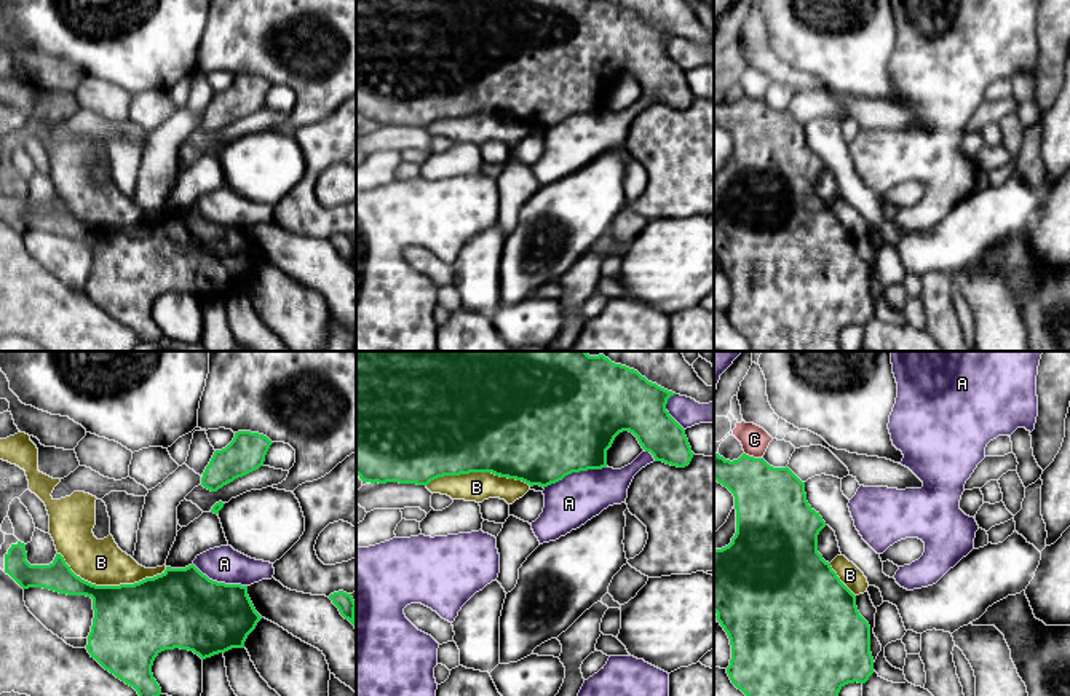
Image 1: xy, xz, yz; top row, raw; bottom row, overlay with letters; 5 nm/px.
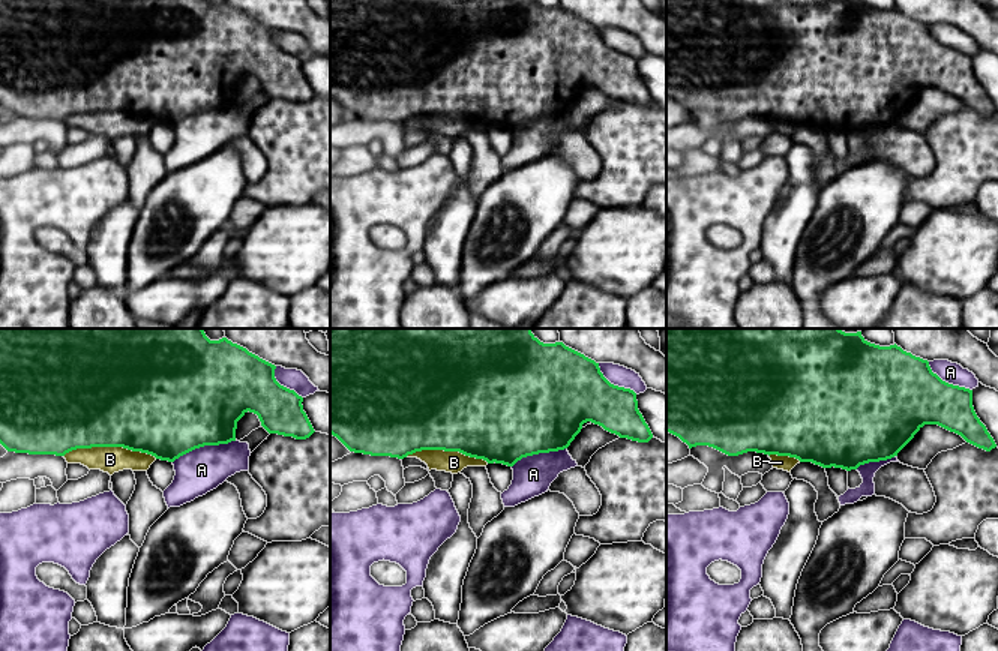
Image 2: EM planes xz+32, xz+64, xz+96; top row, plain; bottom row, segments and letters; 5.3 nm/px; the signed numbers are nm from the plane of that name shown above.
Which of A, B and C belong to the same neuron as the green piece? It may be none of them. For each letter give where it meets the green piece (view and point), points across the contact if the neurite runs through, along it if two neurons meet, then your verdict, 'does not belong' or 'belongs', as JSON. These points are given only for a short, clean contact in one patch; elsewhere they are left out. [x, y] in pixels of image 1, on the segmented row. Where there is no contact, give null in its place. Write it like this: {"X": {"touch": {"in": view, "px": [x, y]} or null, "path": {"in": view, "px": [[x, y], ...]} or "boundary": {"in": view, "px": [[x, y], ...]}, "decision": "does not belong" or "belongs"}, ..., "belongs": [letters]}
{"A": {"touch": {"in": "xz", "px": [575, 471]}, "decision": "does not belong"}, "B": {"touch": {"in": "xy", "px": [110, 586]}, "decision": "does not belong"}, "C": {"touch": {"in": "yz", "px": [752, 457]}, "decision": "does not belong"}, "belongs": []}

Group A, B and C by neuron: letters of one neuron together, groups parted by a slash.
A / B / C

